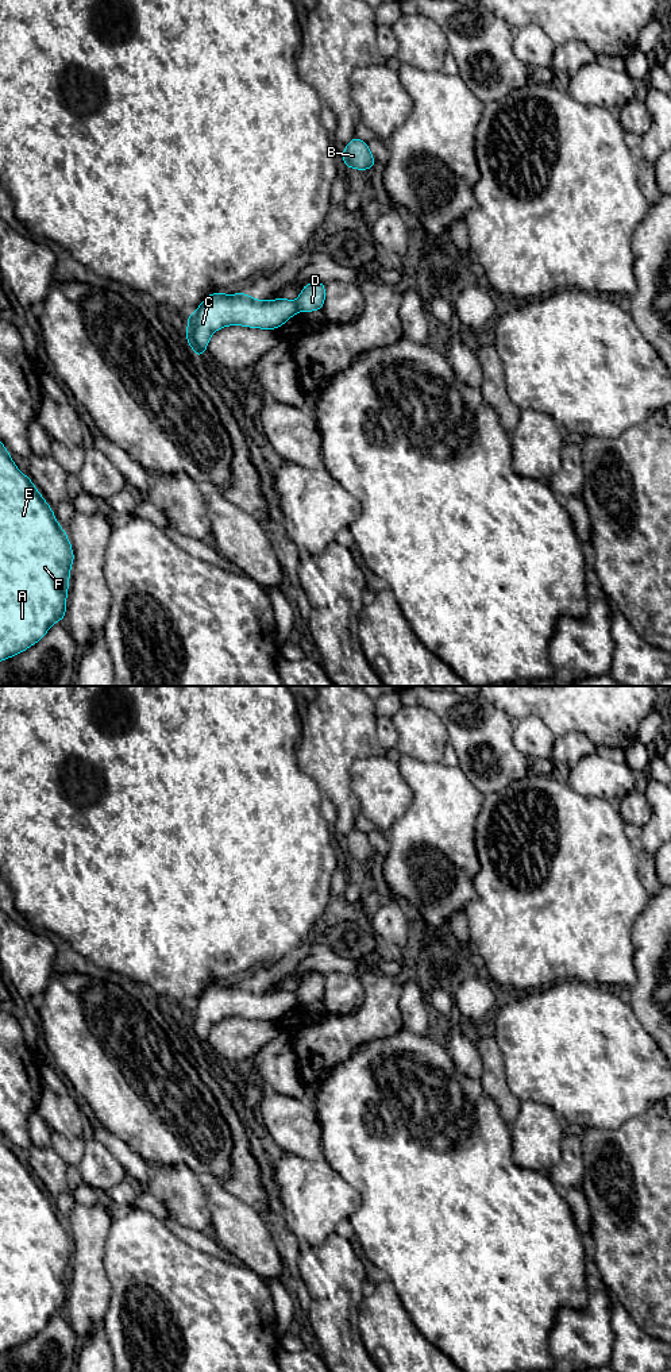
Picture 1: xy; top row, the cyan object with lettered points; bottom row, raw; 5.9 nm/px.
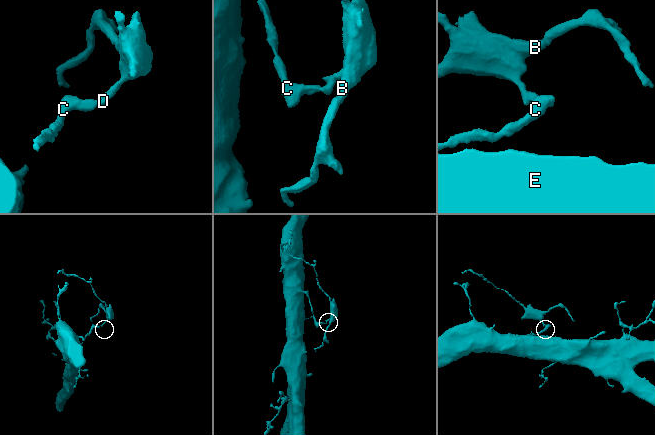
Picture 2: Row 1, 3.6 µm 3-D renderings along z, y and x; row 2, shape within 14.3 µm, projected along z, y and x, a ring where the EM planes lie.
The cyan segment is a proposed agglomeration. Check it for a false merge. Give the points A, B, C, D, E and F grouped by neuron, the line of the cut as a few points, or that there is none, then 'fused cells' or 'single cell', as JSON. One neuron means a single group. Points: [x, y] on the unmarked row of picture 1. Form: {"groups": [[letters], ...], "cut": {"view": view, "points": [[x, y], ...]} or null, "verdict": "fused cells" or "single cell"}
{"groups": [["A", "C", "E", "F"], ["B", "D"]], "cut": {"view": "xy", "points": [[293, 993], [299, 1002]]}, "verdict": "fused cells"}

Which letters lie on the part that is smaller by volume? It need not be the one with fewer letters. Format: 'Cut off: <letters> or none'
Cut off: B, D

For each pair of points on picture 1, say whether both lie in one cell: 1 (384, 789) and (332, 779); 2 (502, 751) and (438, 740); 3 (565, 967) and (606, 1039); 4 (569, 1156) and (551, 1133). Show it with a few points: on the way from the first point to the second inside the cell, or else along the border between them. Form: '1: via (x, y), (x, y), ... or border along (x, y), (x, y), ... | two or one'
1: border along (369, 756), (350, 766), (350, 787), (362, 813) | two
2: border along (435, 712), (446, 728), (448, 743) | two
3: border along (602, 985), (563, 979), (542, 989) | two
4: border along (569, 1129), (562, 1140), (562, 1157), (547, 1174) | two

